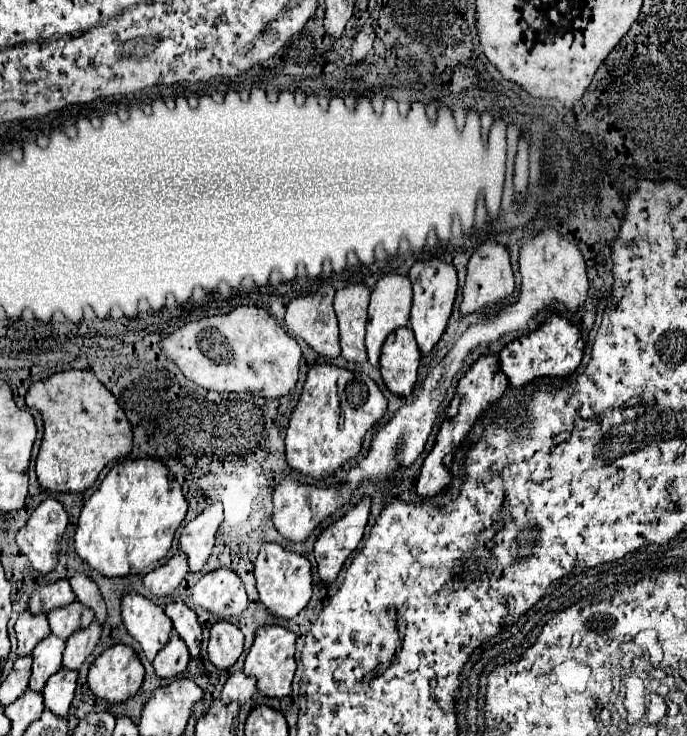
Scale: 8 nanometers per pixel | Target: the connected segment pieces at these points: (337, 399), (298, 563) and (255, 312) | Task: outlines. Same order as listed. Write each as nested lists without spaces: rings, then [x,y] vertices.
[[[333,365],[311,367],[287,427],[287,465],[311,479],[331,477],[343,463],[359,455],[365,433],[383,419],[385,409],[387,399],[369,375]]]
[[[265,543],[261,547],[255,561],[255,579],[261,603],[277,619],[293,619],[307,607],[311,599],[311,563],[293,551],[283,549],[277,543]]]
[[[237,307],[225,315],[187,323],[163,339],[161,347],[187,379],[217,393],[249,391],[259,393],[265,399],[275,399],[291,393],[297,385],[301,349],[261,307]]]

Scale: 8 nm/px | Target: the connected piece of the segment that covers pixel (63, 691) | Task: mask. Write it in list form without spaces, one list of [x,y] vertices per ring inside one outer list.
[[[69,669],[57,671],[53,679],[47,681],[43,689],[43,699],[45,699],[45,707],[53,711],[53,715],[61,715],[61,717],[69,715],[69,707],[75,693],[75,681],[77,681],[77,671],[69,671]]]

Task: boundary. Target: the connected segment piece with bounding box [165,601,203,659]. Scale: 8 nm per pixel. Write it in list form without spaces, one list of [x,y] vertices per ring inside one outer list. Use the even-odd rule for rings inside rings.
[[[181,601],[169,603],[165,607],[165,613],[167,613],[167,617],[171,617],[175,631],[185,641],[191,659],[197,659],[199,651],[201,651],[201,639],[203,639],[203,631],[201,631],[201,625],[197,621],[197,615]]]

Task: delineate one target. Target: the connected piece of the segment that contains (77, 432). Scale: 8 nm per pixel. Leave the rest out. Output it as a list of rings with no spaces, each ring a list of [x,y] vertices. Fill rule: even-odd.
[[[63,371],[29,387],[27,405],[43,415],[45,435],[37,455],[37,479],[43,489],[81,493],[89,489],[103,467],[127,457],[133,447],[133,429],[113,393],[91,371]]]

